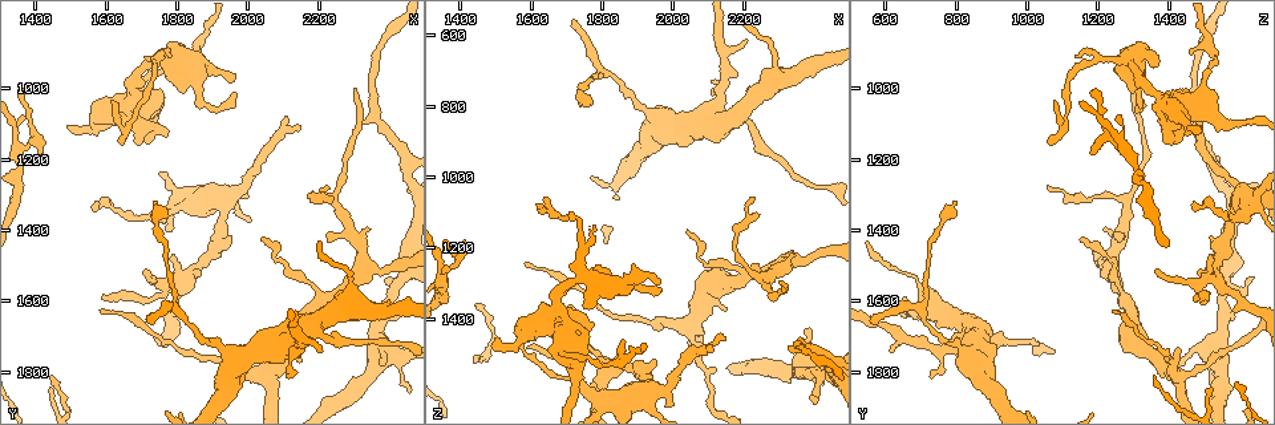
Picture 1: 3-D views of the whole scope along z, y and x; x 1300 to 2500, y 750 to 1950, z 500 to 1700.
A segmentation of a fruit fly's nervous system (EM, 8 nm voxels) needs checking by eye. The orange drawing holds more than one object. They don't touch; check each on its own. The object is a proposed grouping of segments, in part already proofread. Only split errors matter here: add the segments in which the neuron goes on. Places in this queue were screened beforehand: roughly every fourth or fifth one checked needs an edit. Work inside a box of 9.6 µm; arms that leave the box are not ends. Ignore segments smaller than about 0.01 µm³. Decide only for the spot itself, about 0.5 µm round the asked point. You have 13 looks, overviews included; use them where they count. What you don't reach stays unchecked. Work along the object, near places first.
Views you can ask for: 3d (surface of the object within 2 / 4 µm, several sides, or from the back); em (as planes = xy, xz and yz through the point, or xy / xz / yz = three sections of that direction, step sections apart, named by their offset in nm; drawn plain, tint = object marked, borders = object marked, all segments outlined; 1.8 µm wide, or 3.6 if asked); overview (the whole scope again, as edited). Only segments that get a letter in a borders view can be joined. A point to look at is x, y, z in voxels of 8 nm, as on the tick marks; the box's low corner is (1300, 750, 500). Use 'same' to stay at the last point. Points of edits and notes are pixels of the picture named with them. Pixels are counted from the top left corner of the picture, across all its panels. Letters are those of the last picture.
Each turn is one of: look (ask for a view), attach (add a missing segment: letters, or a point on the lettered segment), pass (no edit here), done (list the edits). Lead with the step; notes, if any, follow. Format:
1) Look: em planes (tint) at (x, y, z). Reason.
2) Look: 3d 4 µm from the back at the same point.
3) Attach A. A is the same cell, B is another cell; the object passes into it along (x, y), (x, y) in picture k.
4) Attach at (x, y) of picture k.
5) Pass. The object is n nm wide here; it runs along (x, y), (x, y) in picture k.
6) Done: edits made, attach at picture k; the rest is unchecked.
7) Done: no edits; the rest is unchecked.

Look: 3d 4 µm at (2150, 1110, 1450). Tapers out.

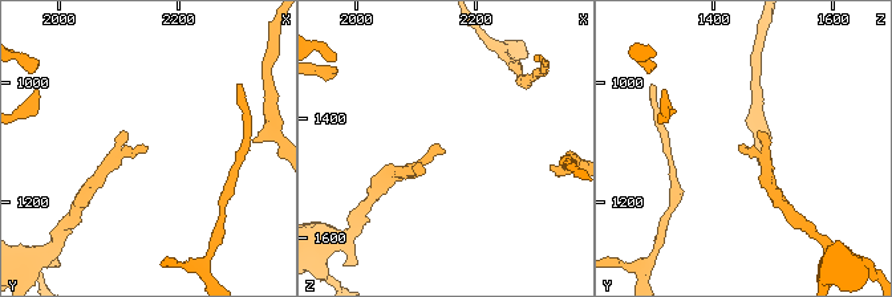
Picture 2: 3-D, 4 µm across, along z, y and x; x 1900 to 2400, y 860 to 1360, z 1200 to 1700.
Look: em planes (borders) at (2155, 1110, 1455).

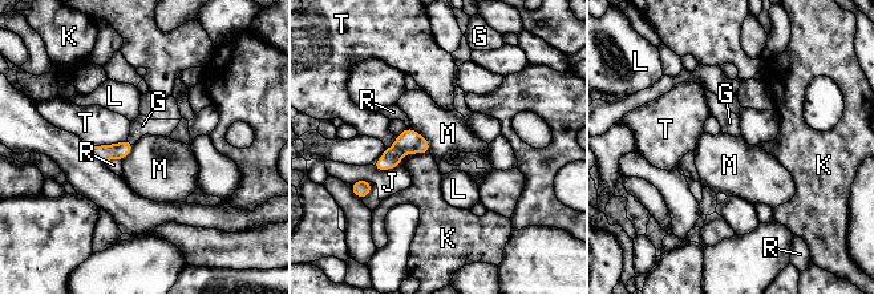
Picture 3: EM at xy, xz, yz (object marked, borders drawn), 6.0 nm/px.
Attach G. G is the same cell, J, K, L, M, R and T are other cells; the object passes into it along (121, 150), (130, 141), (142, 125) in picture 3; it goes on there.

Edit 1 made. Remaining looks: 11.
Look: em xy step 16 (borders) at (2300, 1000, 1300). Tapers out.

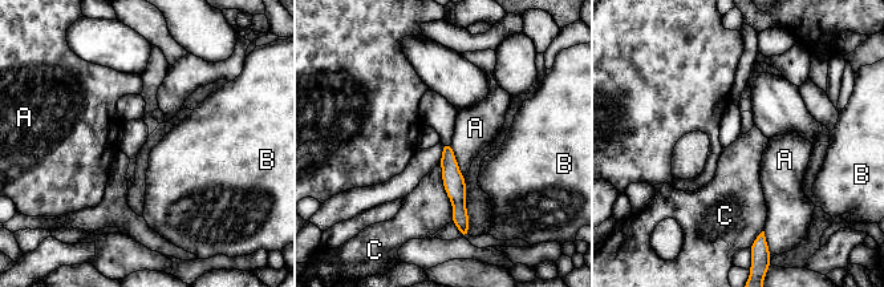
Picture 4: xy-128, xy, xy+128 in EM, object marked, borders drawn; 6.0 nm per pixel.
Pass. The longest contact is with C, 360 nm; A, B and C are other cells; no lettered segment goes on from it.

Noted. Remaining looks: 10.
Look: 3d 2 µm at (1710, 960, 1500). Thick turns thin.

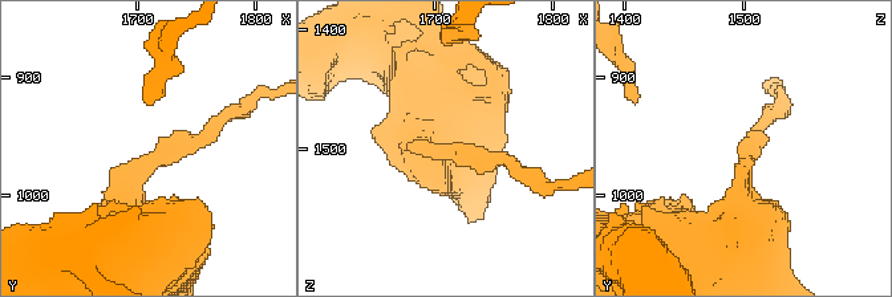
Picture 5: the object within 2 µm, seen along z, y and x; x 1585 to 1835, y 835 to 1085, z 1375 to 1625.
Look: em planes (borders) at (1712, 970, 1506).

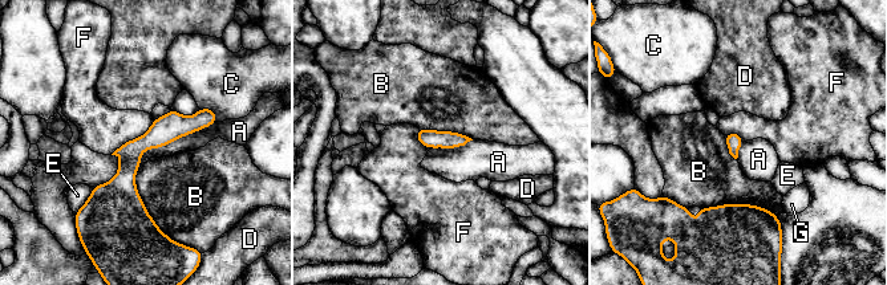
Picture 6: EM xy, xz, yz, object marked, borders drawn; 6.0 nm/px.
Pass. A, B, C, D, E, F and G are other cells; it runs along (207, 110), (129, 158), (137, 223) in picture 6; none of them fits.

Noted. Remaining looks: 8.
Look: 3d 2 µm at (1490, 1110, 1480). An open end.

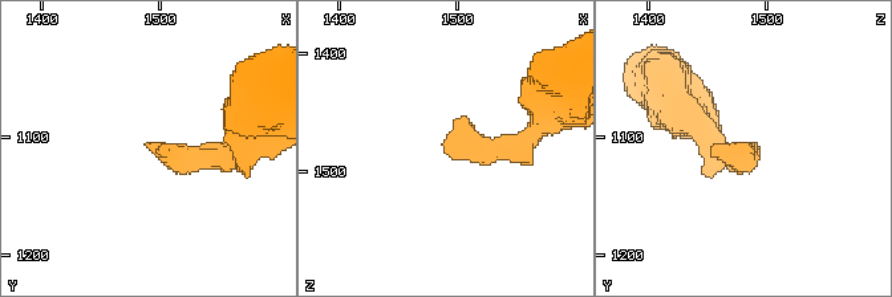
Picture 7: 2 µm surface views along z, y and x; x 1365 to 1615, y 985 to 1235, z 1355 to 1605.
Look: em planes (borders) at (1490, 1106, 1472). Now the EM.

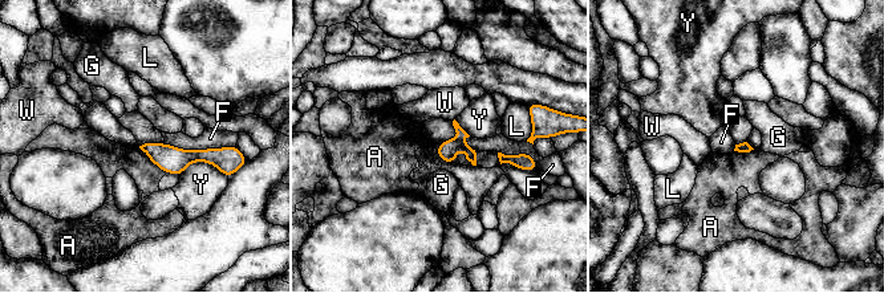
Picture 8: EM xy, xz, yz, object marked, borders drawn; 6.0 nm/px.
Pass. A, F, G, L, W and Y are other cells; it runs along (145, 147), (162, 155), (222, 151) in picture 8; no lettered segment goes on from it.

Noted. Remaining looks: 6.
Look: em xy step 8 (borders) at (1420, 1190, 1180). Free end.

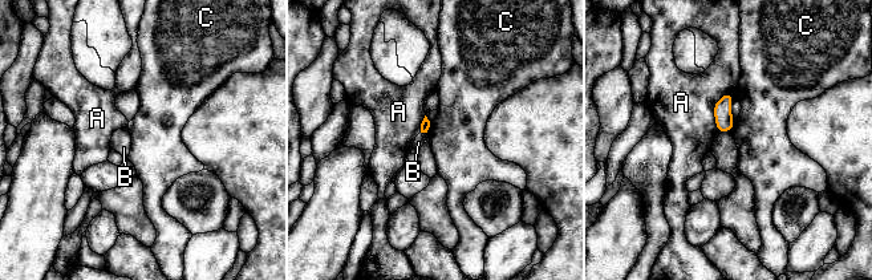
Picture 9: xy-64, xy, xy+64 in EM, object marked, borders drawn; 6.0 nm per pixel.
Pass. A, B and C are other cells; no lettered segment goes on from it.

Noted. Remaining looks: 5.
Done: edits made, attach at picture 3; the rest is unchecked.

